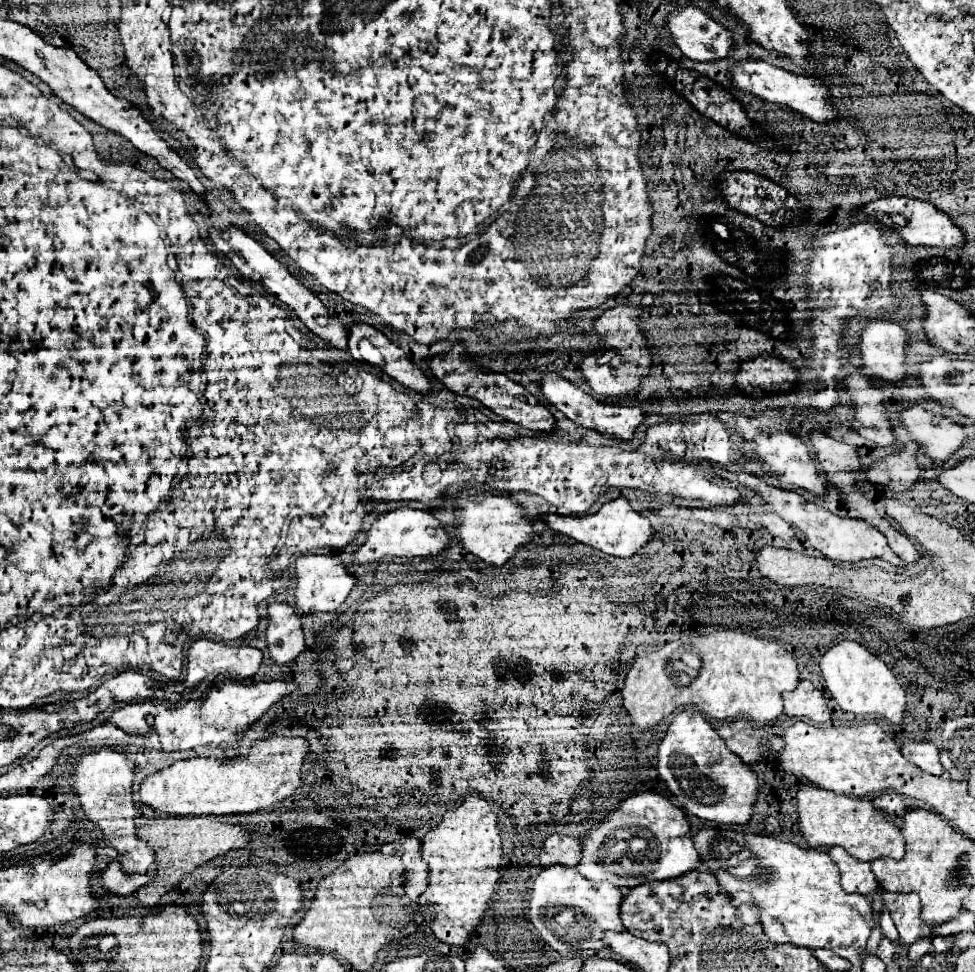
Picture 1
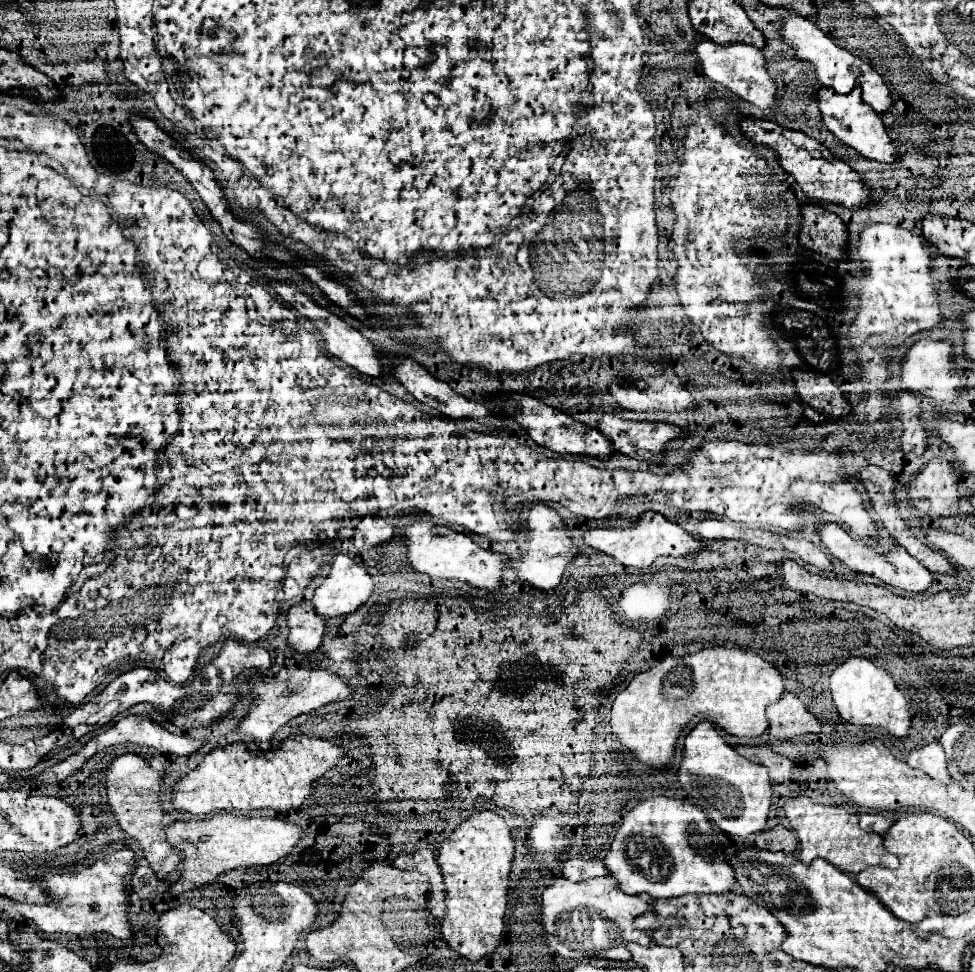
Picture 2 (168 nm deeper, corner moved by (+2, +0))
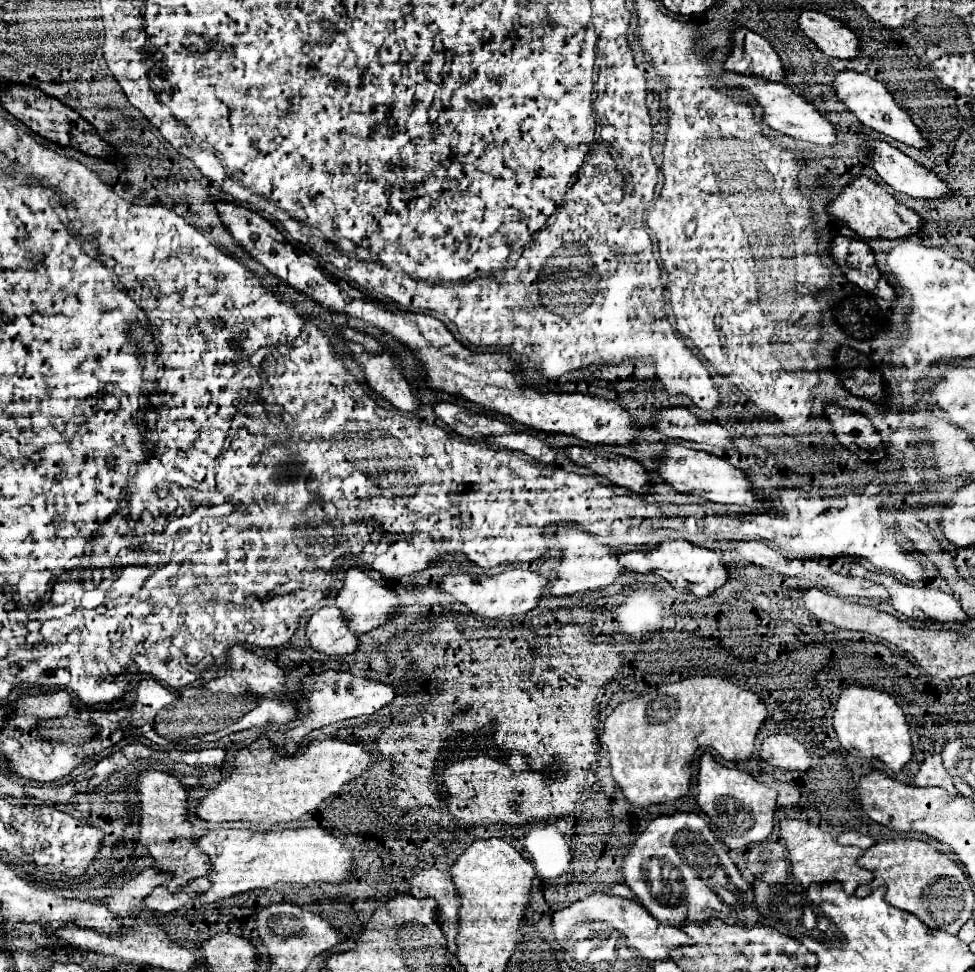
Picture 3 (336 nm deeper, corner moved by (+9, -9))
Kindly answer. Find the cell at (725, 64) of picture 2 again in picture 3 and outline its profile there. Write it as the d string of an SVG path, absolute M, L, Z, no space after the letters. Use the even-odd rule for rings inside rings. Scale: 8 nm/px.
M735 72L723 74L721 80L727 86L741 86L749 94L753 94L757 104L763 108L763 120L773 130L777 130L781 134L787 134L791 138L797 138L797 140L813 142L813 144L829 144L829 146L837 144L835 124L829 122L827 118L823 118L823 114L809 100L805 100L801 94L797 94L787 84L767 84L767 80L755 80L755 76L741 76L741 74L735 74Z

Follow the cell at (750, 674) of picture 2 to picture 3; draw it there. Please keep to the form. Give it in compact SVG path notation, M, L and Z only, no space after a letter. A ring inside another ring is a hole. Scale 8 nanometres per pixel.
M693 676L667 686L623 686L619 690L619 706L621 708L605 720L605 728L601 728L601 744L609 750L611 774L625 800L637 808L649 808L687 796L693 774L685 772L685 766L693 764L701 746L713 748L727 762L747 760L753 754L755 736L767 718L767 706L757 694L741 690L727 678L715 676Z

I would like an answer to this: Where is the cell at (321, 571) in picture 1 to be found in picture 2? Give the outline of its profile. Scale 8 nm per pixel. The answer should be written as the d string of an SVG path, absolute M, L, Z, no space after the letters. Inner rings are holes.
M336 555L330 573L314 591L312 605L324 617L346 615L366 603L372 595L372 579L366 569L348 555Z

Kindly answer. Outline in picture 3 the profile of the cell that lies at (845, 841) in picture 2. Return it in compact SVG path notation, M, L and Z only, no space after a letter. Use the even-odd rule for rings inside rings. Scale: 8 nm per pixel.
M781 818L779 828L781 828L781 840L785 840L785 846L787 846L787 852L789 852L791 874L803 888L809 888L811 884L843 882L845 892L855 894L857 886L869 884L873 880L873 872L865 872L863 868L857 868L857 858L861 856L859 848L839 846L835 842L833 834L823 832L819 826L813 826L809 822Z

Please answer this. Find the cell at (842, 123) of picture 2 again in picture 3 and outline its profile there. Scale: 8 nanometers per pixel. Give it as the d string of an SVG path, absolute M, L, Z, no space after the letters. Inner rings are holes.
M873 140L869 144L869 150L869 164L893 190L921 200L947 198L955 194L955 190L949 184L945 184L937 174L923 168L919 162L905 156L887 142Z

